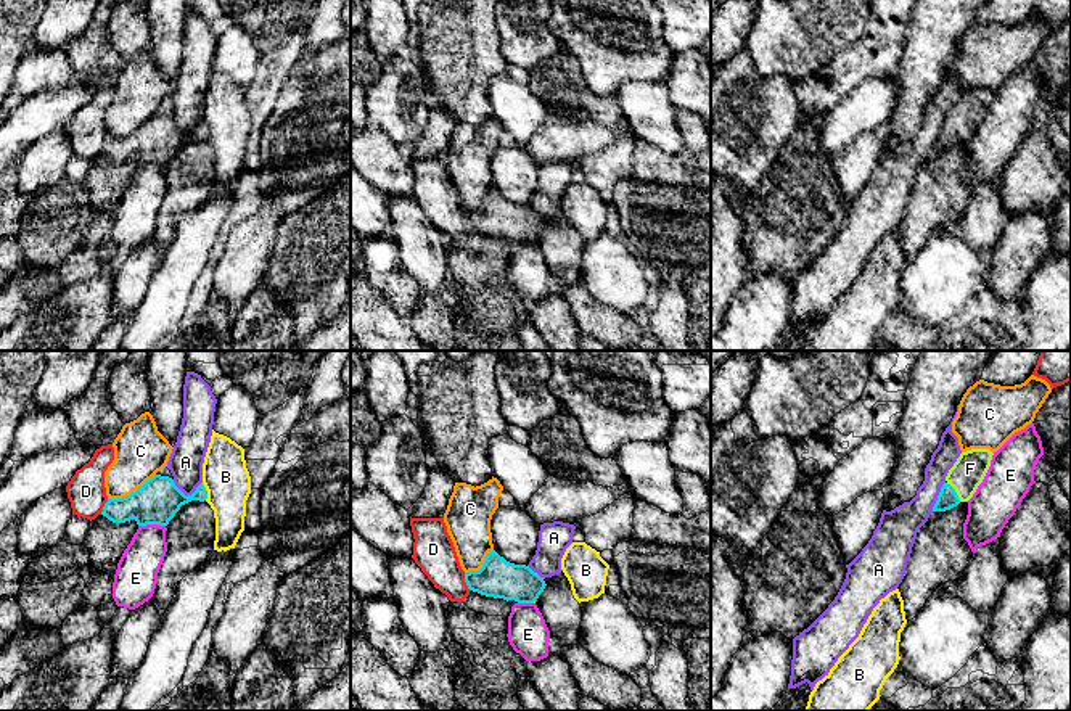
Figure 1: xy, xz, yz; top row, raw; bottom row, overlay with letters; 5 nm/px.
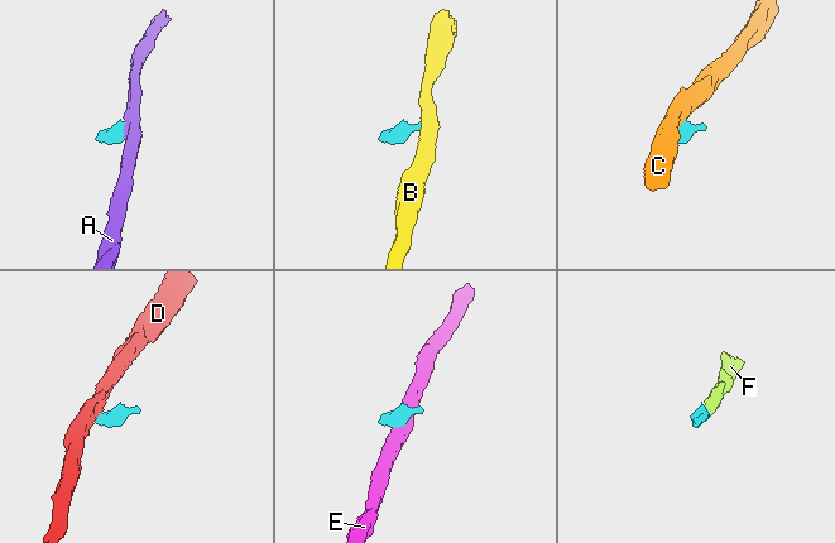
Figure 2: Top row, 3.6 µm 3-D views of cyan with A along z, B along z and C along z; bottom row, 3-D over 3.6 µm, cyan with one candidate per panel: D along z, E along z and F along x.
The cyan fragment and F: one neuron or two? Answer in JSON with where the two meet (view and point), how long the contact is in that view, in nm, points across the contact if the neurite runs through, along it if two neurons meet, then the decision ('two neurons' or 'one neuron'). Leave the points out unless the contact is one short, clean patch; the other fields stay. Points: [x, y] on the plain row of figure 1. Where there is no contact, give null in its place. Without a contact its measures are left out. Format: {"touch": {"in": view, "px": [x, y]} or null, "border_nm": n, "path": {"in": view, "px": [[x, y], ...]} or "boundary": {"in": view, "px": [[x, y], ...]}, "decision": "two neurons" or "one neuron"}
{"touch": {"in": "yz", "px": [954, 131]}, "border_nm": 120, "path": {"in": "yz", "px": [[947, 137], [954, 131], [970, 108]]}, "decision": "one neuron"}

